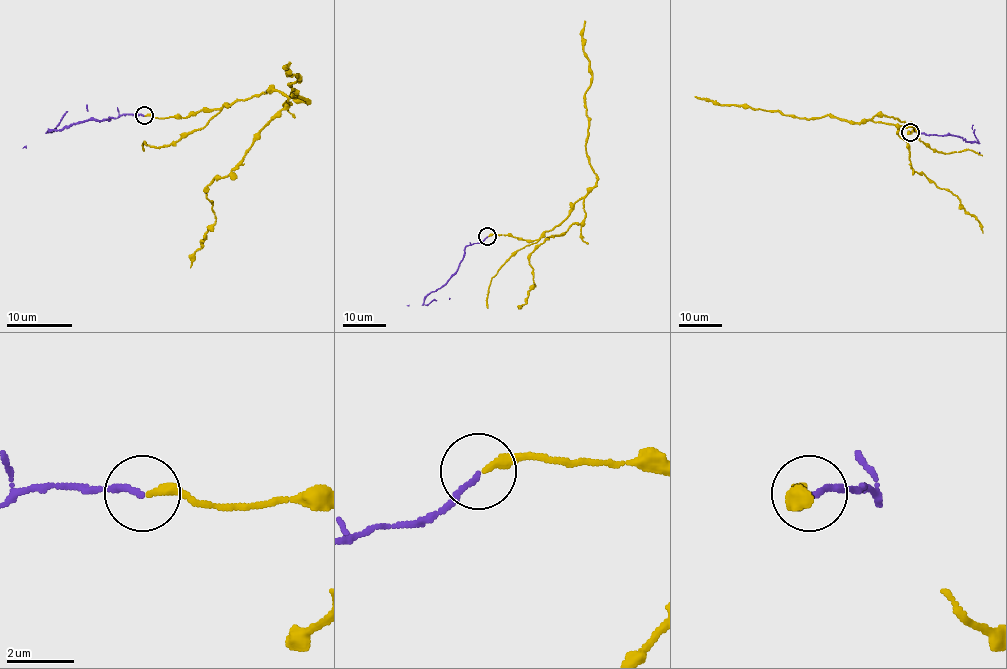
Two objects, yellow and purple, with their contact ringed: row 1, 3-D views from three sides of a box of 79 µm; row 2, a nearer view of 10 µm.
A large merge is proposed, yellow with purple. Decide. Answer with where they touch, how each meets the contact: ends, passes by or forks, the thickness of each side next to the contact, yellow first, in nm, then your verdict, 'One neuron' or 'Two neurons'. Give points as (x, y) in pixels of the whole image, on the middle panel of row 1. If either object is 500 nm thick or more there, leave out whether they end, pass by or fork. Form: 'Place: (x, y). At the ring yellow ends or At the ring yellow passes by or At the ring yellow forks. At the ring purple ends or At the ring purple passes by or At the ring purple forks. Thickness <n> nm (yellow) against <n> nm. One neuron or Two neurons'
Place: (487, 236). At the ring yellow ends. At the ring purple ends. Thickness 280 nm (yellow) against 150 nm. Two neurons

